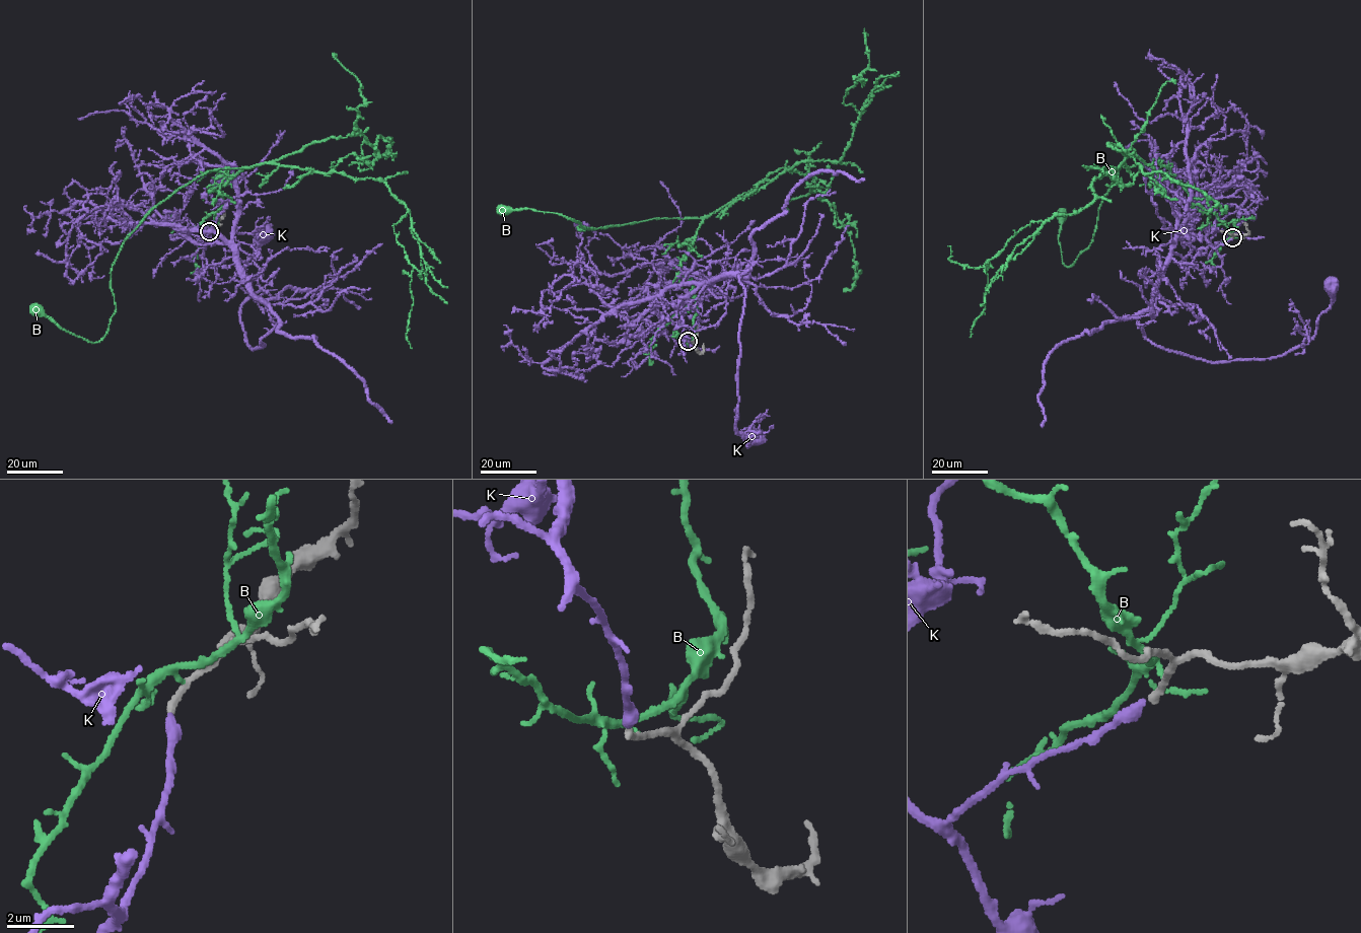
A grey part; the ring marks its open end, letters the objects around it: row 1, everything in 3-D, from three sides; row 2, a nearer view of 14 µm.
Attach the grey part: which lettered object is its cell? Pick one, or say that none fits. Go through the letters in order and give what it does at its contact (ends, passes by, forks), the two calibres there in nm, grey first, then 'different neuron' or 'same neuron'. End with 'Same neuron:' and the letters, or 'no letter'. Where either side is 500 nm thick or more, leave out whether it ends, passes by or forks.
B: it passes by; calibres 260 and 150 nm; different neuron
K: it ends; calibres 200 and 340 nm; same neuron
Same neuron: K

